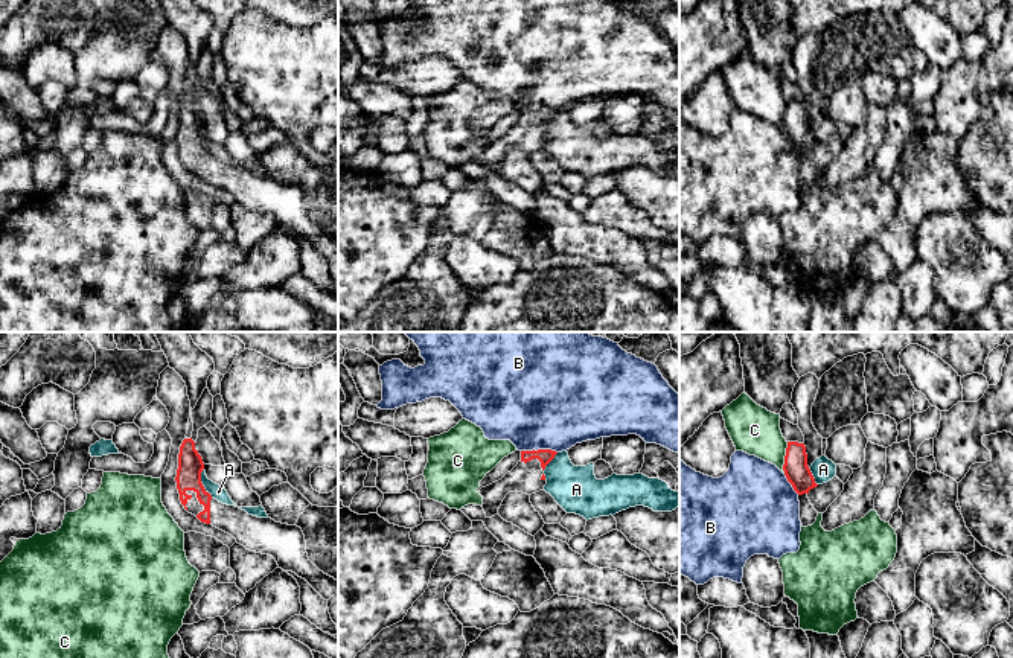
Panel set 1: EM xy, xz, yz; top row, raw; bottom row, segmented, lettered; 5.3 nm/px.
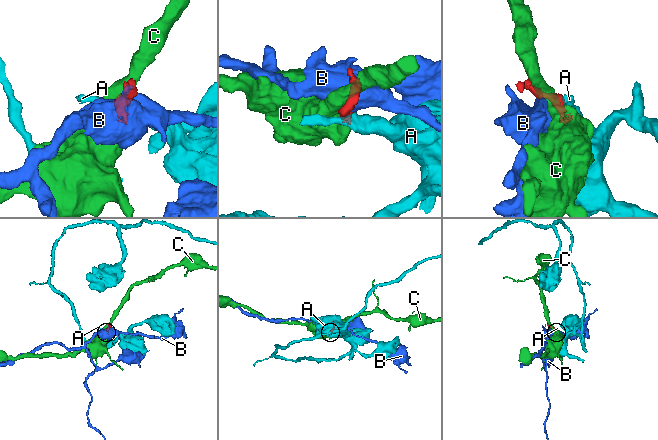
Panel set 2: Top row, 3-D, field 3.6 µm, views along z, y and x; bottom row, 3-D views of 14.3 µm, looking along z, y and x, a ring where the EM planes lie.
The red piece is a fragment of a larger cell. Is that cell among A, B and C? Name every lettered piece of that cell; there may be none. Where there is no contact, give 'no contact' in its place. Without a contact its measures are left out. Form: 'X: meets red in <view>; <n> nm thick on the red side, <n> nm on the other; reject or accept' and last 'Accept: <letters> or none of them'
A: meets red in xy; 130 nm thick on the red side, 80 nm on the other; reject
B: meets red in xz; 80 nm thick on the red side, 500 nm on the other; reject
C: meets red in yz; 130 nm thick on the red side, 260 nm on the other; reject
Accept: none of them

